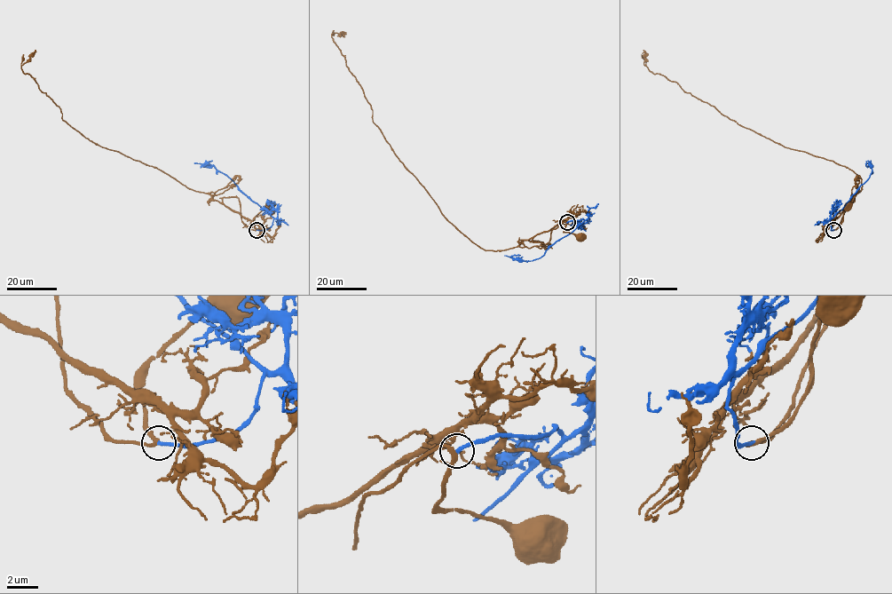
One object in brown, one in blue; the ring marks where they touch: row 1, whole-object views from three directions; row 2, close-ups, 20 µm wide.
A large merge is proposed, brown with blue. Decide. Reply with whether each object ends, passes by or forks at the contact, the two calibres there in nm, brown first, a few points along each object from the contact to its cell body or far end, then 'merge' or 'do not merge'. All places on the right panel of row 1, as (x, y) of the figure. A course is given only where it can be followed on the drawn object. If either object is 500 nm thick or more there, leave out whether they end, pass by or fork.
brown passes by | blue ends | 240/240 nm | brown via (833, 229), (861, 189), (861, 179), (853, 170), (740, 125), (675, 82), (653, 74), (644, 64), (643, 50) | blue via (833, 229), (829, 225), (832, 218), (872, 173), (872, 166), (867, 166), (865, 161) | do not merge

